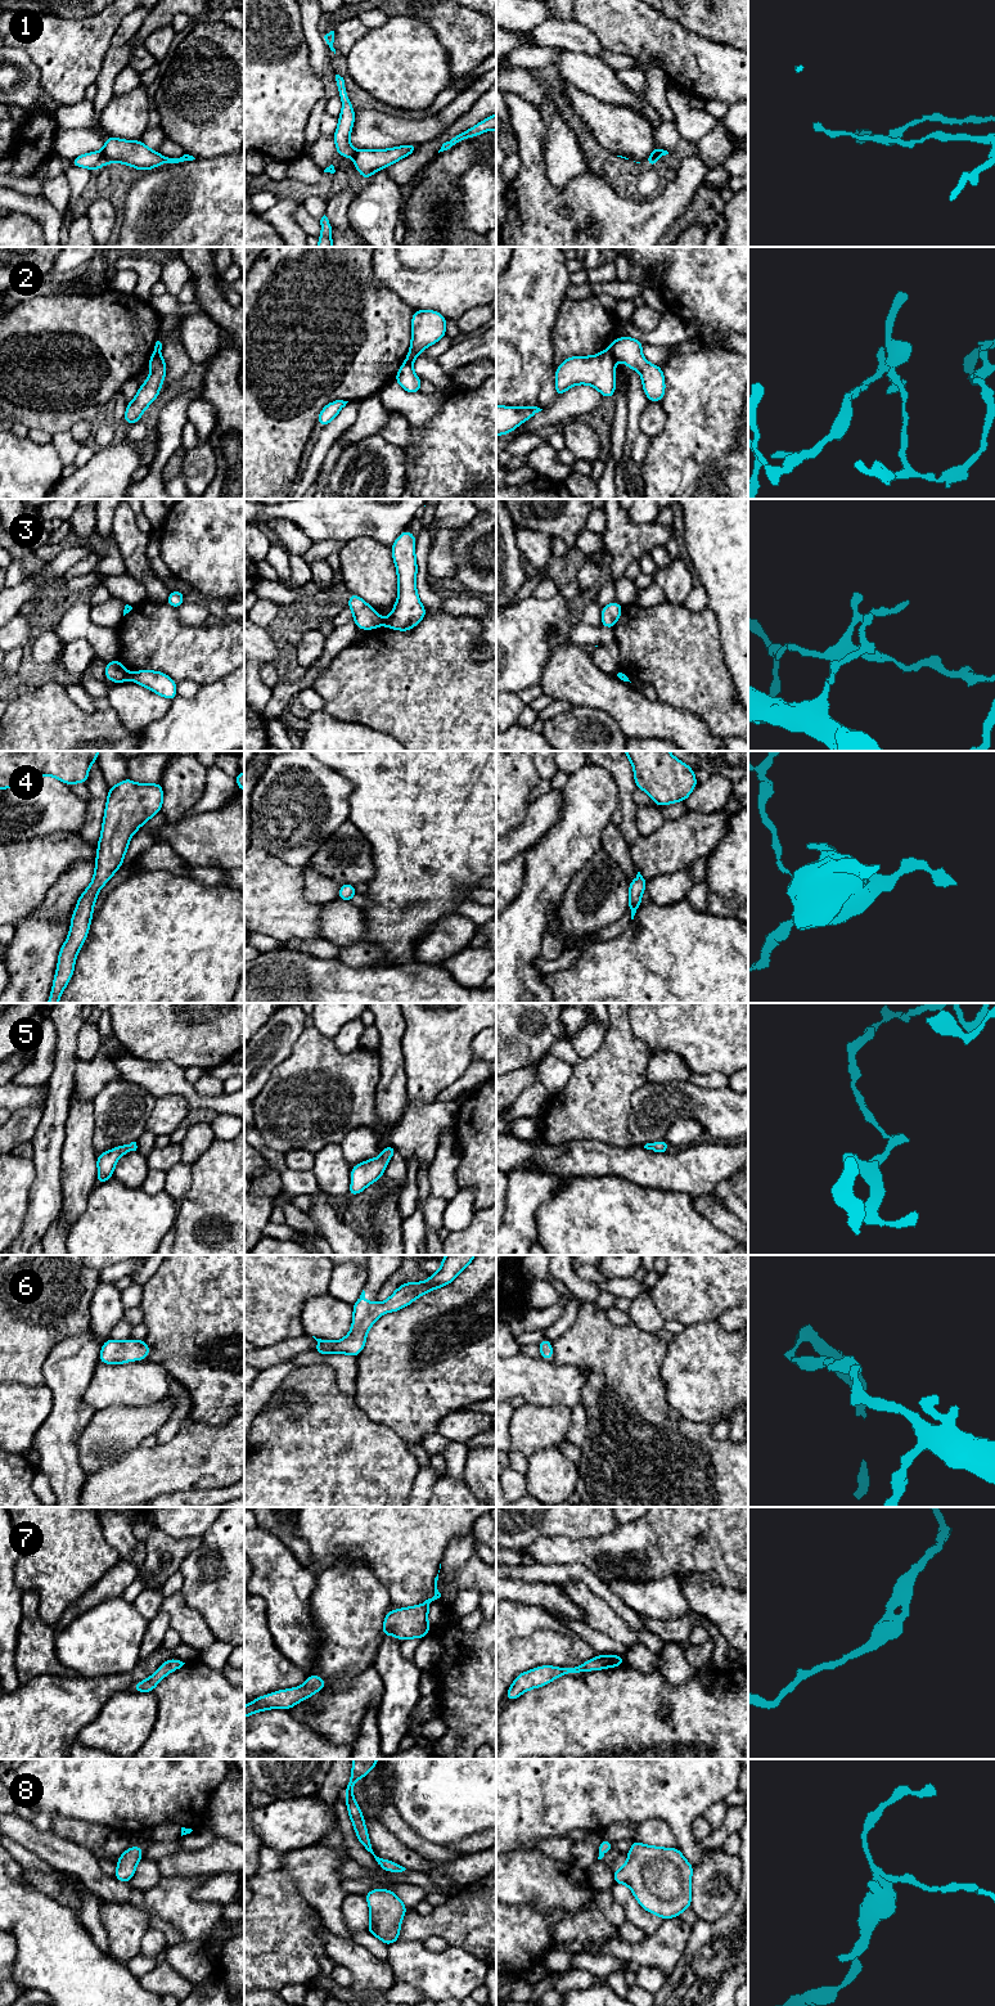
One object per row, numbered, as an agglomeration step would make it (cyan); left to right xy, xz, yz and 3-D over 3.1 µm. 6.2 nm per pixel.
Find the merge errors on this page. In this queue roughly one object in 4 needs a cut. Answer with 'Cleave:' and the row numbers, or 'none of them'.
Cleave: 1, 2, 3

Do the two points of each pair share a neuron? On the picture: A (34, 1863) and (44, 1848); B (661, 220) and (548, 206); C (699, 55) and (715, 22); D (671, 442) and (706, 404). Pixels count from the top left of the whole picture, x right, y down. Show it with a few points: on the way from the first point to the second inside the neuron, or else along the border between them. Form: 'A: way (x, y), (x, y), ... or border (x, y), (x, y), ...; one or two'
A: border (13, 1839), (32, 1851), (55, 1870), (63, 1872); two
B: way (633, 220), (606, 220), (585, 199), (576, 199); one
C: border (680, 23), (698, 35), (734, 48); two
D: way (680, 433), (701, 413); one

